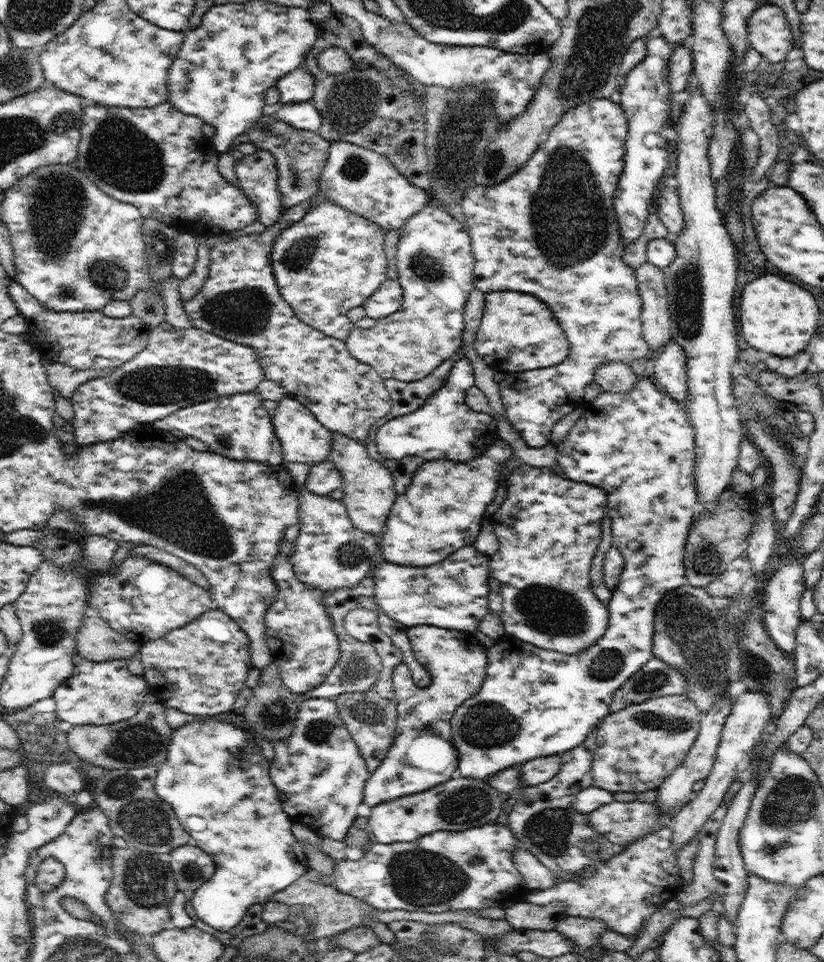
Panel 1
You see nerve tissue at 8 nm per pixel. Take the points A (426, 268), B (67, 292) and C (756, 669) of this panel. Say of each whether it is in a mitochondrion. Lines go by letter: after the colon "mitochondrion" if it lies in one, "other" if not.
A: mitochondrion
B: mitochondrion
C: mitochondrion

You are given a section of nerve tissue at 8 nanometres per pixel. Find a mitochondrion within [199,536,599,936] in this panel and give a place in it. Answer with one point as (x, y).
(421, 877)

